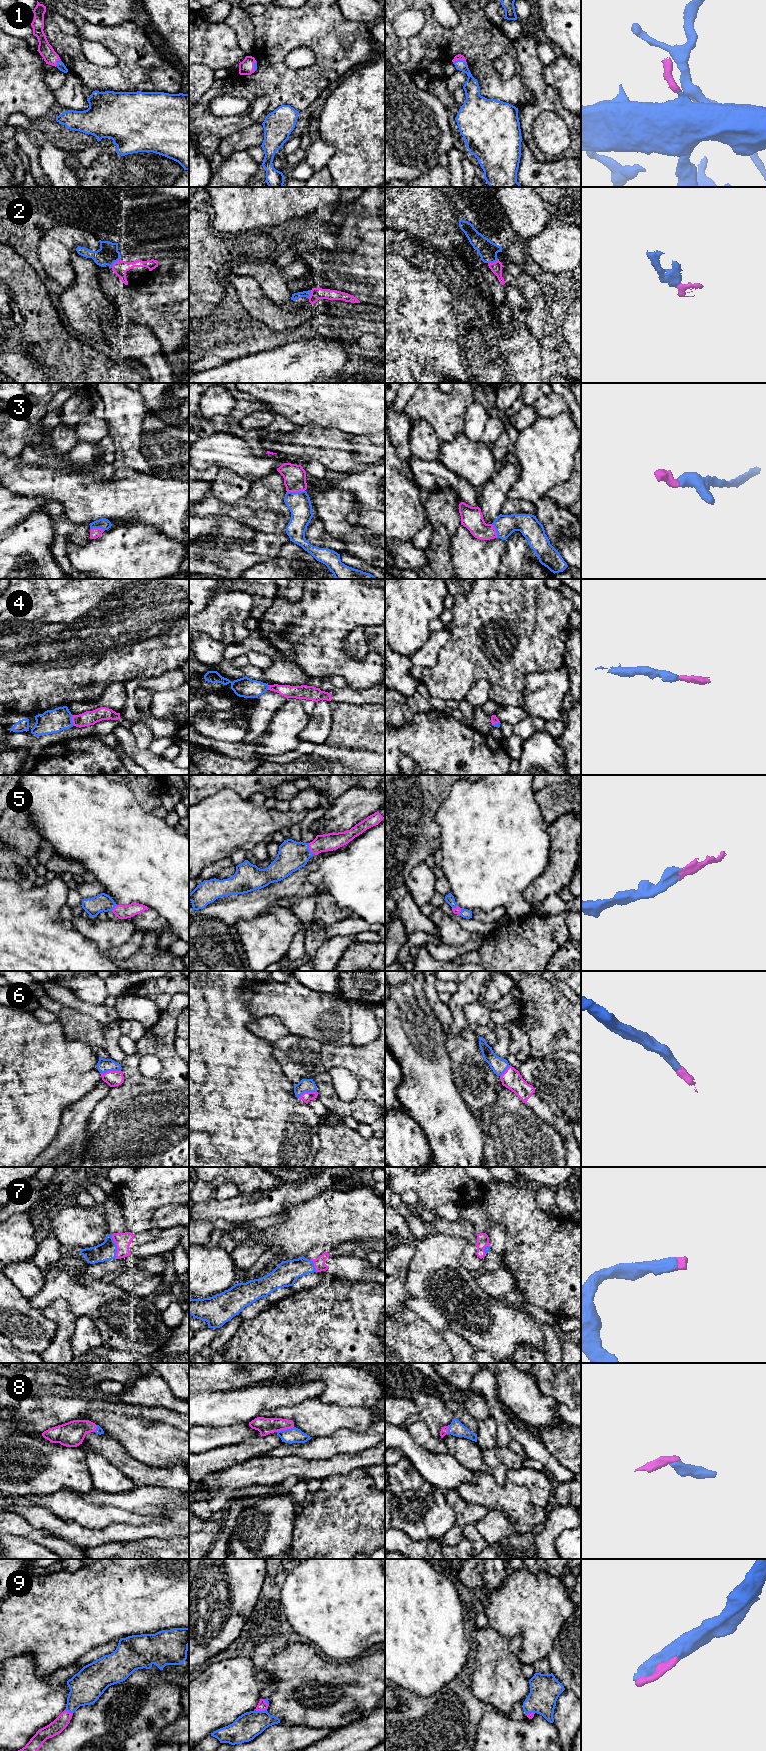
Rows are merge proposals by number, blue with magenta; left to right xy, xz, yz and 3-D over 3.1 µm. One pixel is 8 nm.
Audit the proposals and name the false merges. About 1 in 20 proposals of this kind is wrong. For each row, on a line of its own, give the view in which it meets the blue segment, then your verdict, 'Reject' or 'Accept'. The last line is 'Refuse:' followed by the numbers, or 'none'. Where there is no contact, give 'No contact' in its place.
1: Touches blue in yz. Accept
2: Touches blue in xy. Accept
3: Touches blue in xz. Accept
4: Touches blue in xy. Accept
5: Touches blue in xz. Accept
6: Touches blue in xy. Accept
7: Touches blue in xy. Accept
8: Touches blue in xz. Accept
9: Touches blue in xz. Accept
Refuse: none

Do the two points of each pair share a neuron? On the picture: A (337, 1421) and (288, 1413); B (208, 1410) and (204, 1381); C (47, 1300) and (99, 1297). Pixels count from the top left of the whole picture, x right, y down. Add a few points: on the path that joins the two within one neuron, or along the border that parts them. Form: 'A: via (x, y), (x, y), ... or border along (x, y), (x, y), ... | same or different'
A: via (325, 1418), (314, 1418), (300, 1414) | same
B: border along (229, 1390), (202, 1390), (199, 1392) | different
C: via (60, 1294), (75, 1294), (79, 1297), (86, 1297) | same

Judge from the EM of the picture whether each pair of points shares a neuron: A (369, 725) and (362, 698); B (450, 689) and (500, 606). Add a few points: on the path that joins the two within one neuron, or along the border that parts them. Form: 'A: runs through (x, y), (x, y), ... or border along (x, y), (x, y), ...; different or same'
A: border along (341, 702), (374, 703); different
B: runs through (466, 668), (487, 647), (488, 627); same

